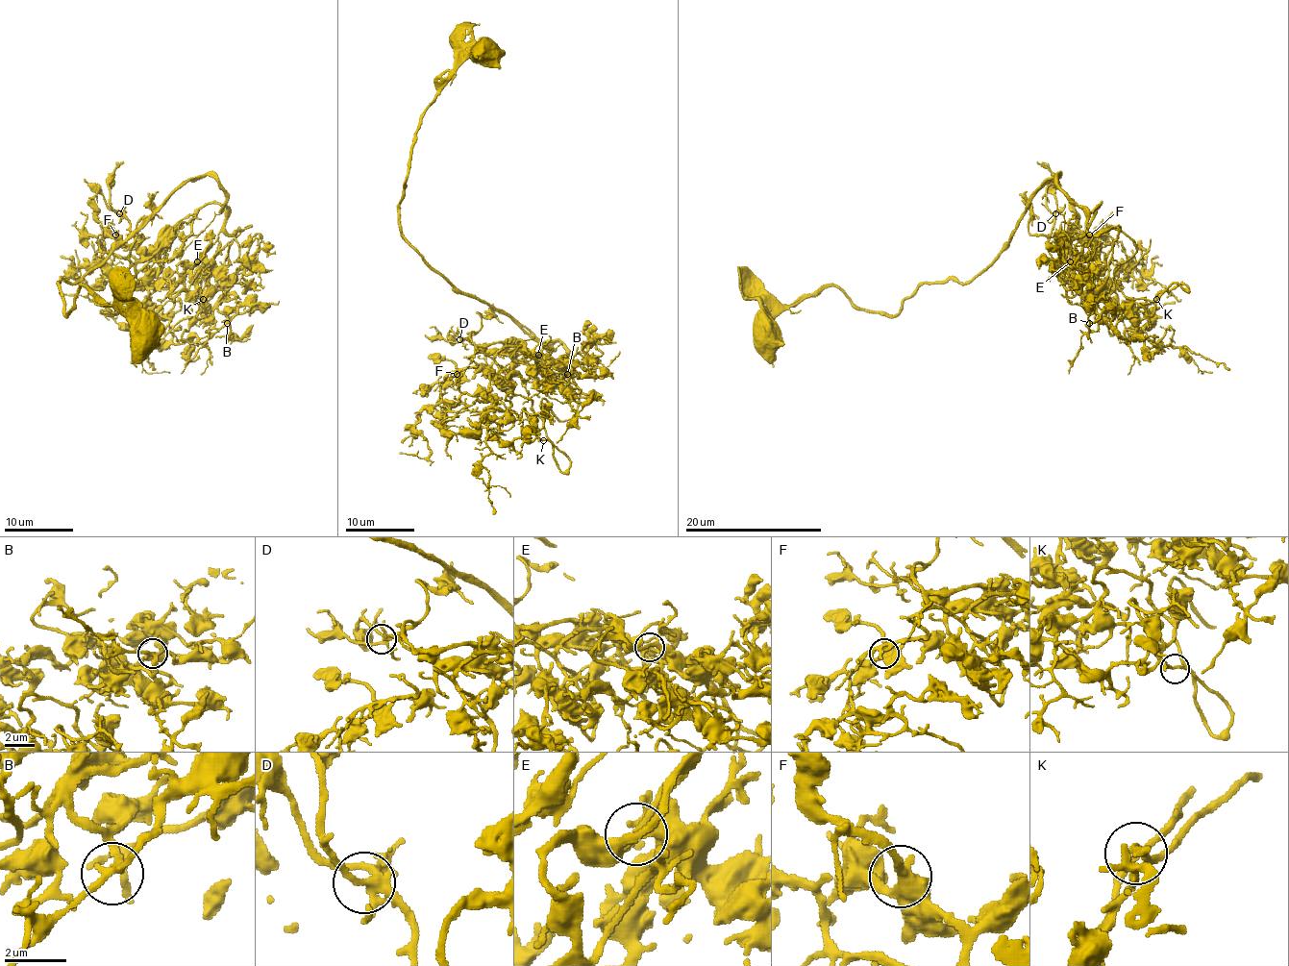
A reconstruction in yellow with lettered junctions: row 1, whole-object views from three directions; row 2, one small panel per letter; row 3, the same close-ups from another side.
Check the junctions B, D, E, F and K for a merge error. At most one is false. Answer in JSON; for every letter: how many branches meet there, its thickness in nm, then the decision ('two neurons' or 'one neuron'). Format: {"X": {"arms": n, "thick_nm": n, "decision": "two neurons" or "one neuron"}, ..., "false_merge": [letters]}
{"B": {"arms": 3, "thick_nm": 220, "decision": "one neuron"}, "D": {"arms": 5, "thick_nm": 280, "decision": "one neuron"}, "E": {"arms": 3, "thick_nm": 240, "decision": "one neuron"}, "F": {"arms": 3, "thick_nm": 440, "decision": "one neuron"}, "K": {"arms": 4, "thick_nm": 200, "decision": "one neuron"}, "false_merge": []}

